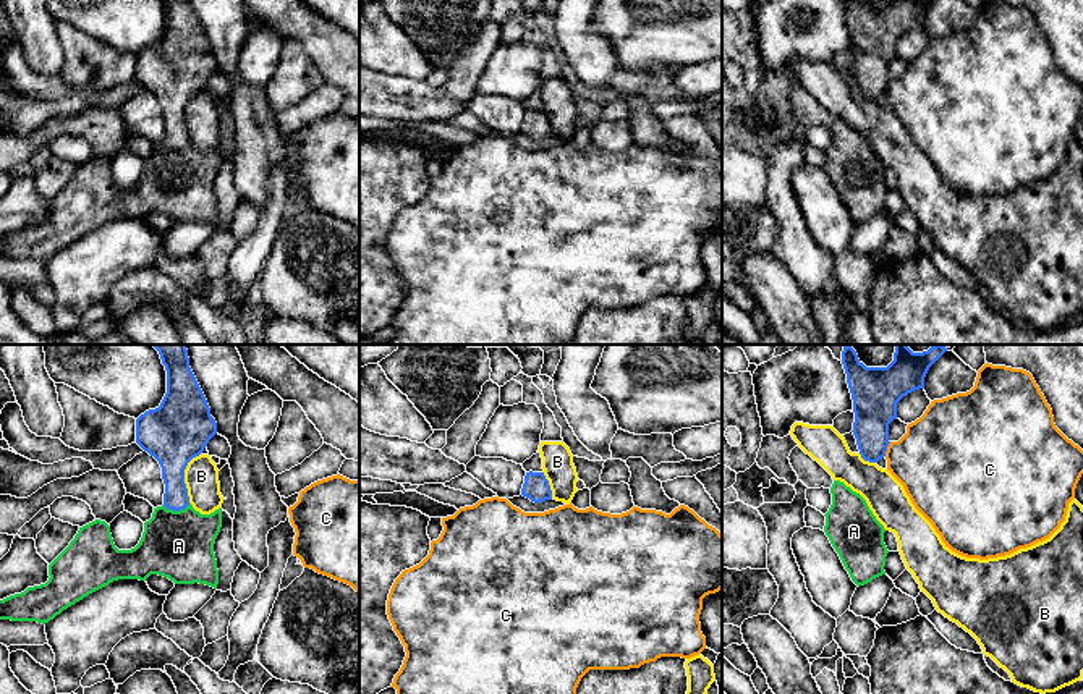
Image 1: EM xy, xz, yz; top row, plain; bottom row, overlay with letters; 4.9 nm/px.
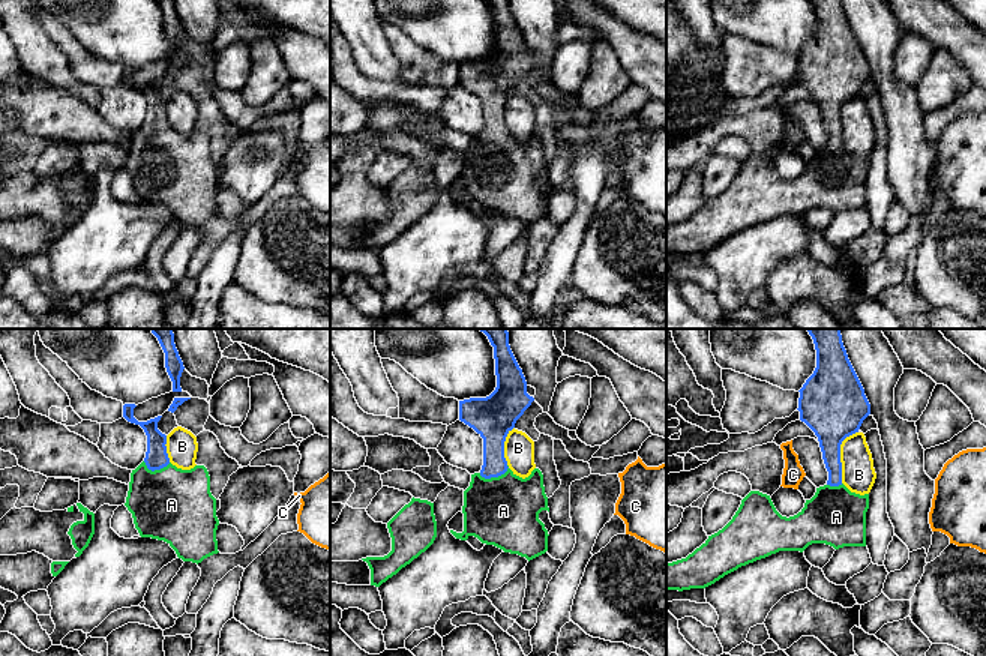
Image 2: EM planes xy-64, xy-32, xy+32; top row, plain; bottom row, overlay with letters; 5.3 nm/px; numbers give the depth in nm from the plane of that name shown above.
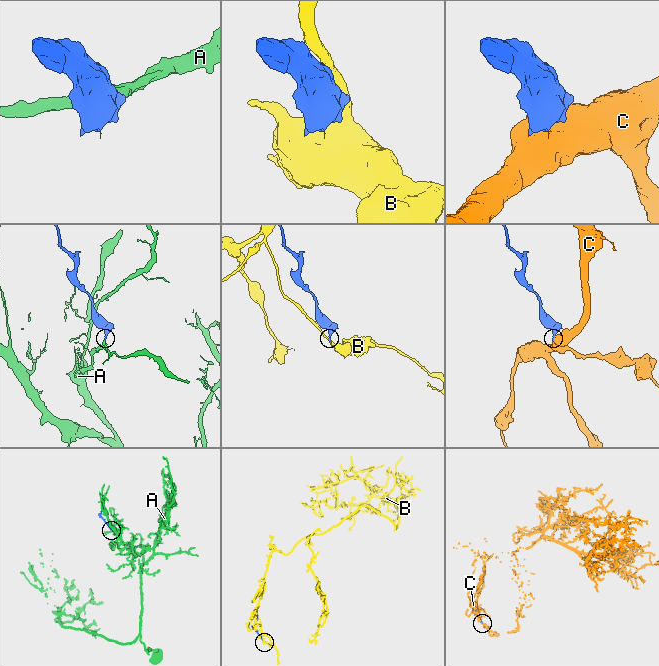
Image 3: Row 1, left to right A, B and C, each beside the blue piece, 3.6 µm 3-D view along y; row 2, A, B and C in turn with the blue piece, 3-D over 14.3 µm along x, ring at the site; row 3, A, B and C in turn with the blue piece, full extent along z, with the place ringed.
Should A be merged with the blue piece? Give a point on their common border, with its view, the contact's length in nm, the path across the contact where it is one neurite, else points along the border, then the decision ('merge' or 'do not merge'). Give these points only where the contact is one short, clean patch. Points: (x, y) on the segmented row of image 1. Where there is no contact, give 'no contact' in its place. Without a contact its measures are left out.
xy (175, 510) | 140 nm | across xy (174, 460), (175, 510), (178, 545) | merge

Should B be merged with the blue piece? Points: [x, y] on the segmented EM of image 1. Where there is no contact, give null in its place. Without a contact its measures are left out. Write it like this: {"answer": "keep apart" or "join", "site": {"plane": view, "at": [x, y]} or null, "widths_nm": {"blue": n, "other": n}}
{"answer": "keep apart", "site": {"plane": "xy", "at": [183, 476]}, "widths_nm": {"blue": 320, "other": 180}}

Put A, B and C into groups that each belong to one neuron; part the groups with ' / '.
A / B / C

